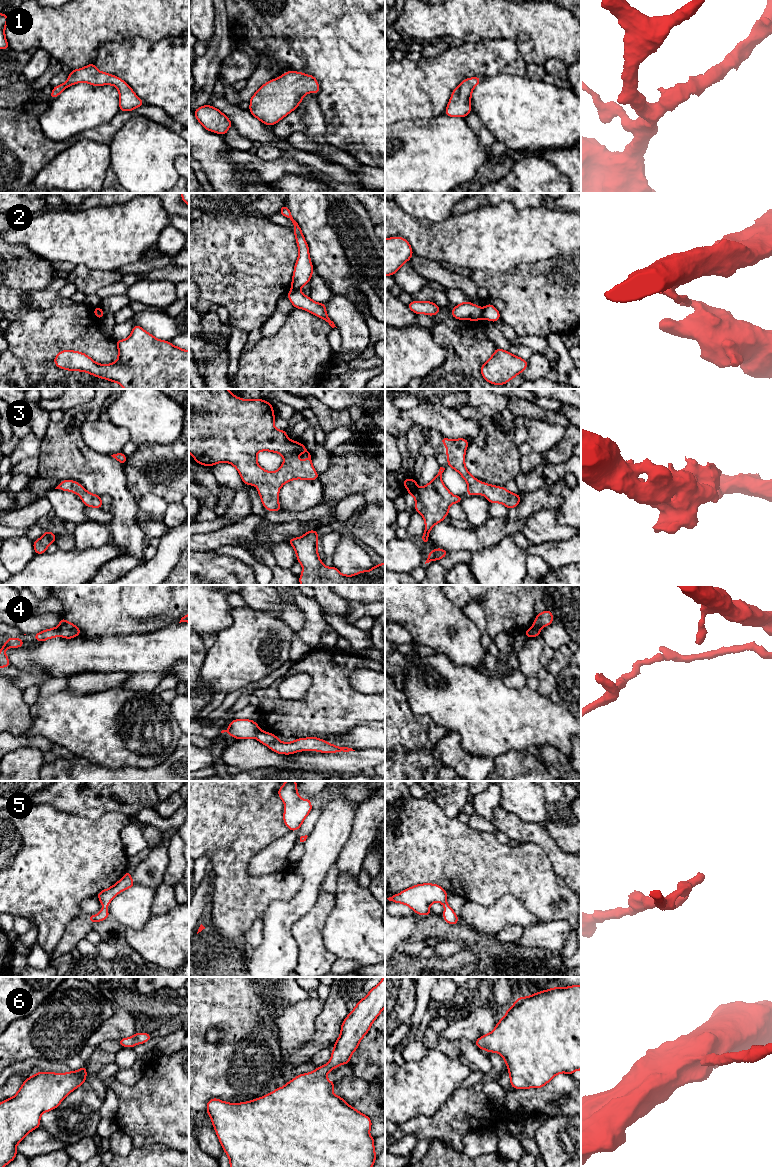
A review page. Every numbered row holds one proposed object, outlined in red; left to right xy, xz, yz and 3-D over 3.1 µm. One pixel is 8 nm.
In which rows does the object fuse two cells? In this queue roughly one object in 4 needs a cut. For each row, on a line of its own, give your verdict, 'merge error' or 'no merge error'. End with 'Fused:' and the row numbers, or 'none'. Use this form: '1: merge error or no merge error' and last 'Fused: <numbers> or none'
1: no merge error
2: merge error
3: no merge error
4: merge error
5: no merge error
6: no merge error
Fused: 2, 4

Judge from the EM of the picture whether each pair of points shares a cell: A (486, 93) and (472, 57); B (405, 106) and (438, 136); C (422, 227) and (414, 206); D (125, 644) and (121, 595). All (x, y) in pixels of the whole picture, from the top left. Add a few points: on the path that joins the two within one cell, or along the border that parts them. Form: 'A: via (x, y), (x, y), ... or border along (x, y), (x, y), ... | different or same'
A: border along (505, 73), (482, 78) | different
B: border along (442, 113), (431, 118), (408, 119), (396, 122) | different
C: border along (399, 205), (417, 218), (442, 222) | different
D: border along (147, 632), (131, 635), (108, 635), (101, 639) | different

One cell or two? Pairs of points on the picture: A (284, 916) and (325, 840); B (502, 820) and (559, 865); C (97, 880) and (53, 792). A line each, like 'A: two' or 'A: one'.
A: one
B: one
C: two

